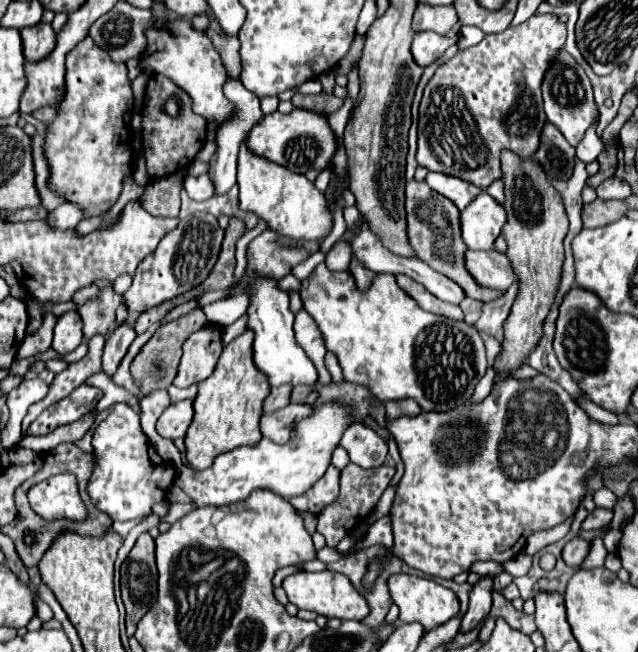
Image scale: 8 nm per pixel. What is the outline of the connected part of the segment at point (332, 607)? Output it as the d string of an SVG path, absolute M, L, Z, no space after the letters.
M297 571L283 581L283 589L293 605L299 609L315 611L325 617L337 617L337 619L365 619L369 613L369 605L365 597L351 585L349 577L337 571L319 571L319 573L309 573L309 571Z

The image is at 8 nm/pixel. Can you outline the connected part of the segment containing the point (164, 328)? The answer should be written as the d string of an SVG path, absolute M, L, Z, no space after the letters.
M193 309L187 315L161 325L153 333L153 337L143 345L143 349L137 353L137 357L131 363L131 373L133 373L135 383L141 387L141 393L149 393L153 389L167 389L173 383L173 379L177 375L177 365L181 359L183 339L187 339L187 333L201 329L201 325L209 325L209 321L207 321L203 309Z

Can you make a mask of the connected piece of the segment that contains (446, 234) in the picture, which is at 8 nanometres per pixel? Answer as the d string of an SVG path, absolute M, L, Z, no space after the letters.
M411 179L407 181L407 189L405 189L405 209L407 209L409 243L421 261L431 265L431 269L457 281L467 293L467 297L481 299L487 303L487 301L493 301L497 295L501 295L501 291L479 287L475 279L465 271L463 253L467 251L467 245L463 245L463 237L459 233L459 213L461 211L455 207L455 203L447 201L447 197L443 197L441 193L435 193L425 181Z

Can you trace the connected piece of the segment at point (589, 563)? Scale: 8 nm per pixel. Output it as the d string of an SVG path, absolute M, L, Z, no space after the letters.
M599 535L599 537L595 537L595 539L591 541L591 549L589 549L589 553L587 553L581 569L601 567L601 565L605 563L605 557L607 557L607 549L605 549L605 545L603 545L603 537Z

